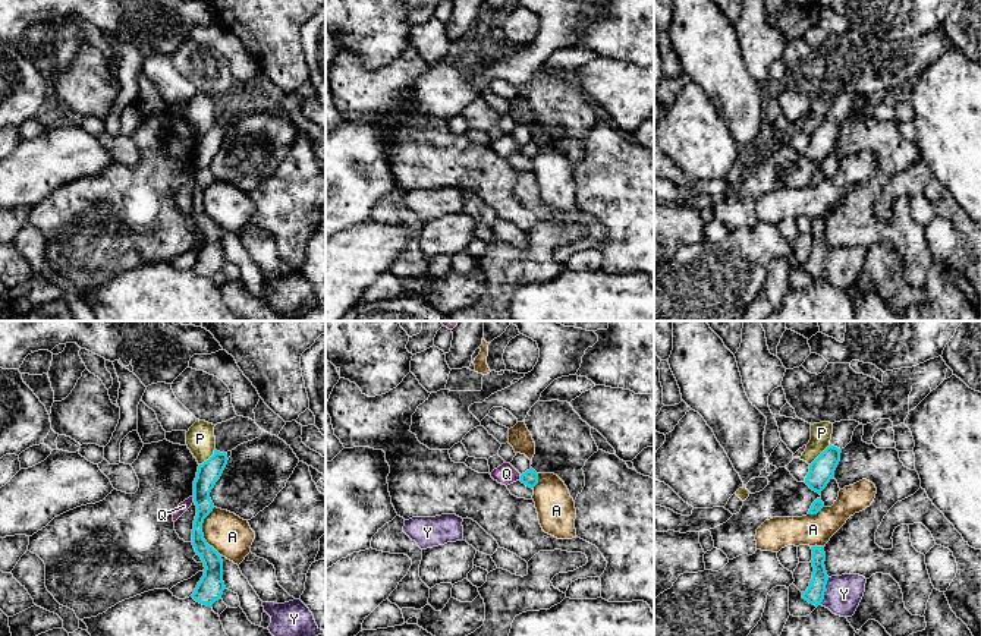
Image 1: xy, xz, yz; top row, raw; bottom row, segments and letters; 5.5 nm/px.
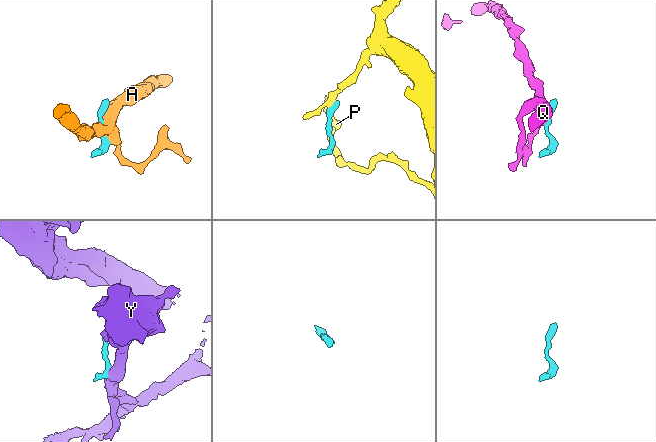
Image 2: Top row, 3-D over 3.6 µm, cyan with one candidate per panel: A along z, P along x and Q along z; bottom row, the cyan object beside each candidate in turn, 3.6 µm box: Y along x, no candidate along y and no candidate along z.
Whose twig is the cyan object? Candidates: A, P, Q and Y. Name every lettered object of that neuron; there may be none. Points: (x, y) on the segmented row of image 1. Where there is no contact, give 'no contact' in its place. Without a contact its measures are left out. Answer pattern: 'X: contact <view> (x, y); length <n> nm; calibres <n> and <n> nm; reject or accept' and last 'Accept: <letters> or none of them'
A: contact xy (201, 532); length 260 nm; calibres 110 and 220 nm; reject
P: contact yz (820, 455); length 170 nm; calibres 140 and 110 nm; reject
Q: contact xy (194, 500); length 30 nm; calibres 120 and 50 nm; reject
Y: contact yz (824, 591); length 160 nm; calibres 100 and 200 nm; reject
Accept: none of them

